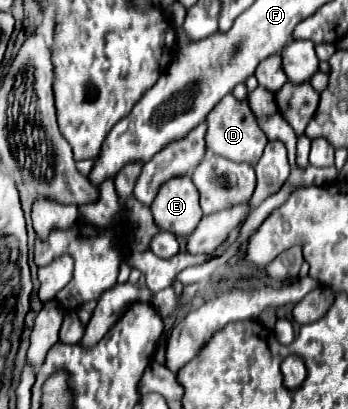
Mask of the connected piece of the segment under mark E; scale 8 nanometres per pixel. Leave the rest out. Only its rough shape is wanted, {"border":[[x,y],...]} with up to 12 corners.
{"border":[[186,174],[164,182],[150,210],[160,230],[190,236],[202,218]]}

